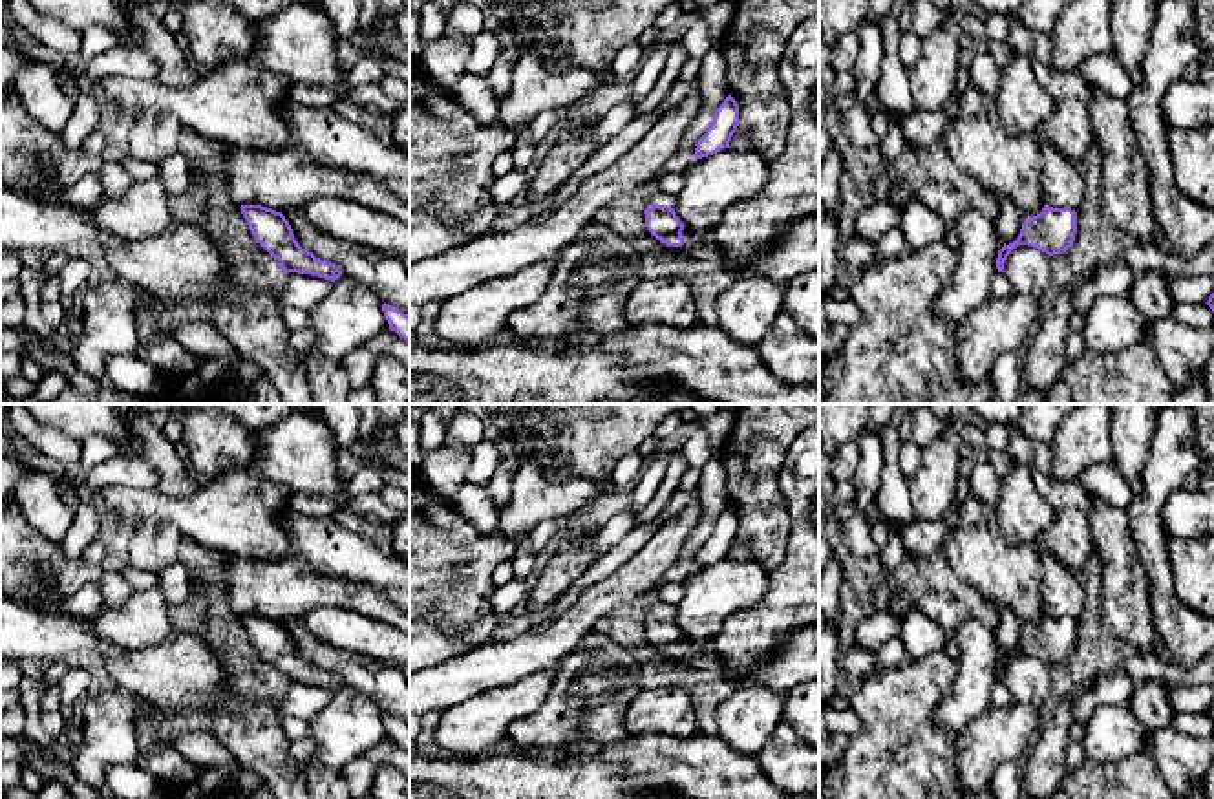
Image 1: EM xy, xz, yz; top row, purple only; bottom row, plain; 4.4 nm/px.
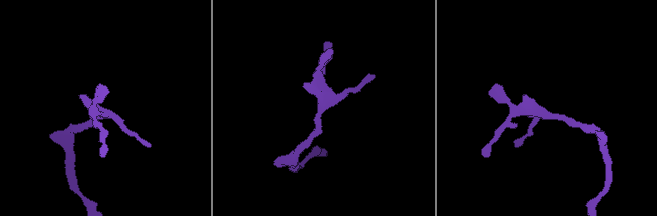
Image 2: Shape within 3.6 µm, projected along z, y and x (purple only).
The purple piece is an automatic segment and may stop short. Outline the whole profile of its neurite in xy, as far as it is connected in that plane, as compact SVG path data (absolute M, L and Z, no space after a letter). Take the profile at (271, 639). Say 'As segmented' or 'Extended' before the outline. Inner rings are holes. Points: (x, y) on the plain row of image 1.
As segmented. M241 614L241 623L254 649L280 671L283 682L311 684L325 689L338 689L342 680L302 658L293 638L282 622L261 614Z

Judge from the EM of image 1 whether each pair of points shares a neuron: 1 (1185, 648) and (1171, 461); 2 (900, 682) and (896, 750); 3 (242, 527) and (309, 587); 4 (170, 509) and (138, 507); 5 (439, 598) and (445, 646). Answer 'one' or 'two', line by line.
1: one
2: one
3: two
4: one
5: two

